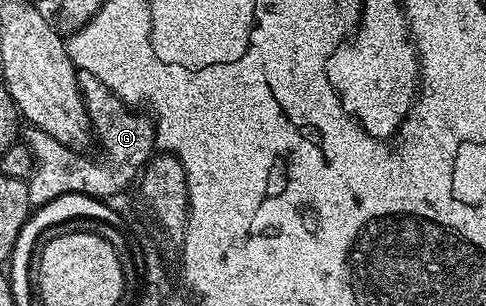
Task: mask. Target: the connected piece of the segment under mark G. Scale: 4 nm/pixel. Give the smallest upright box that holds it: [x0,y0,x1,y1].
[24,71,155,208]

